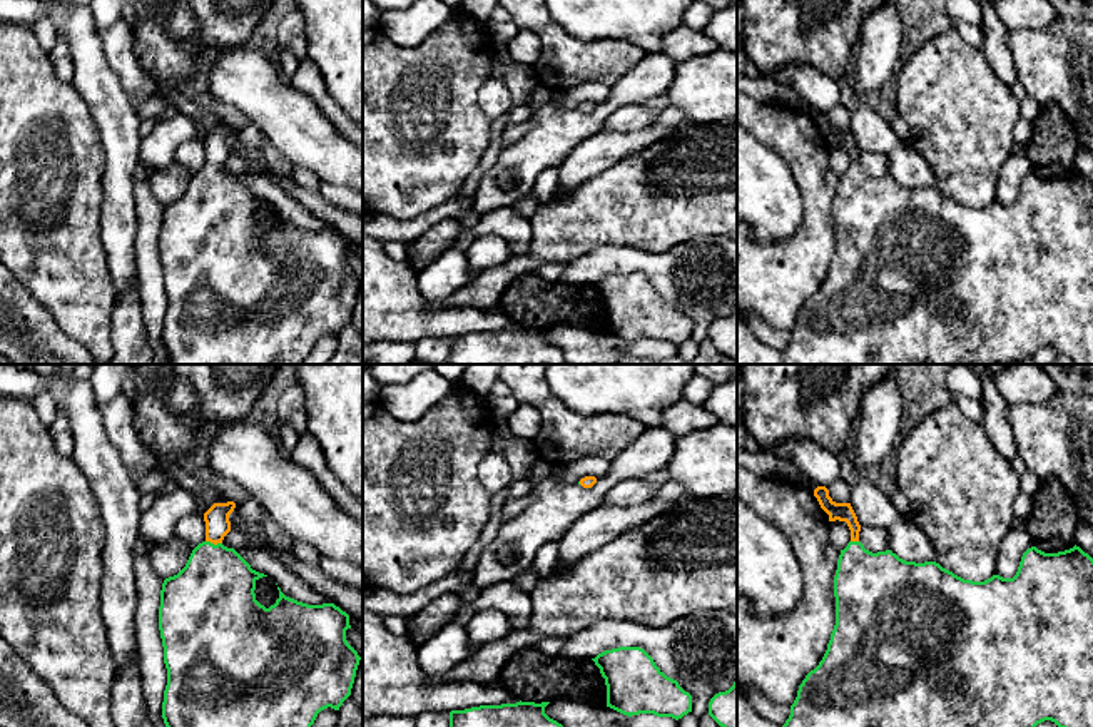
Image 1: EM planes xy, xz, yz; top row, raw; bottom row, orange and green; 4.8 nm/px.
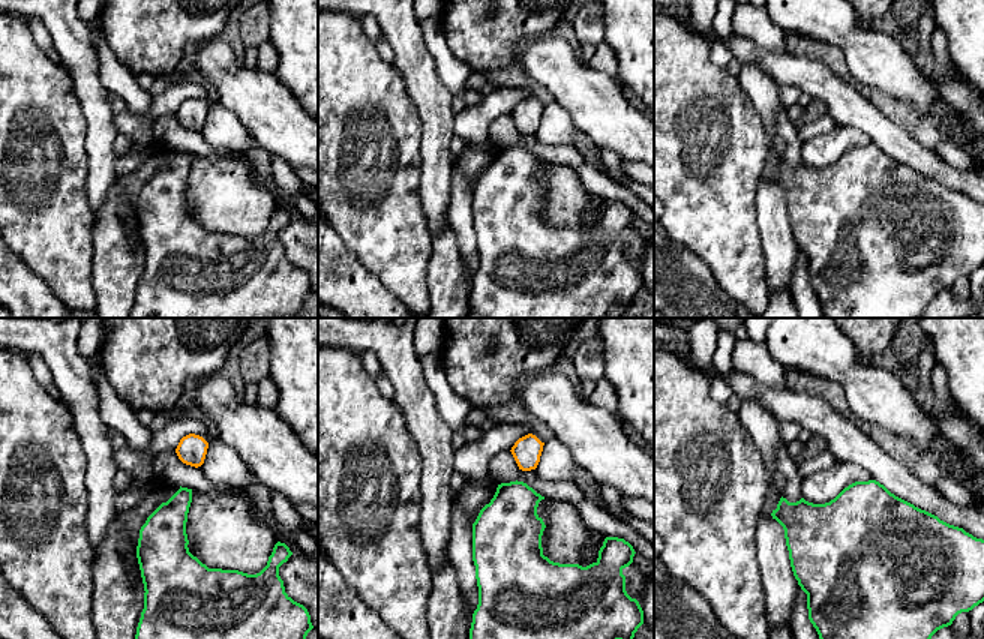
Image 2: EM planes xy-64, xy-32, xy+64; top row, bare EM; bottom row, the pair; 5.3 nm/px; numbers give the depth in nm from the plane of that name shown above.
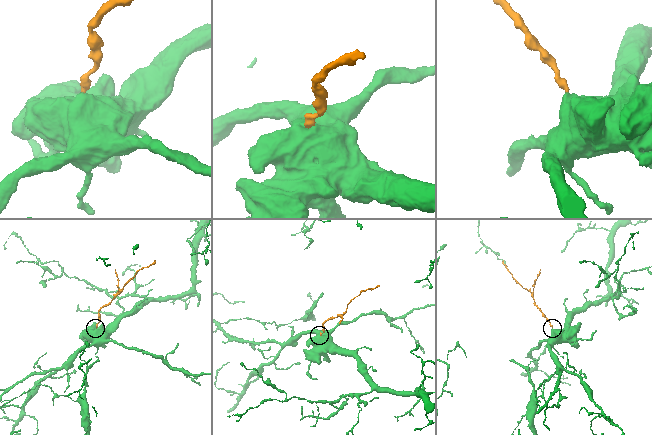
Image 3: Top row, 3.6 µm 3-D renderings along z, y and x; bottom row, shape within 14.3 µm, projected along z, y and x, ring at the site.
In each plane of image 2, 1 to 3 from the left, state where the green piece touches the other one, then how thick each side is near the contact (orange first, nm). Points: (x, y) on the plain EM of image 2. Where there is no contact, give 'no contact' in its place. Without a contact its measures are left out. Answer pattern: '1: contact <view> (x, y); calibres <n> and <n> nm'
1: no contact
2: no contact
3: no contact

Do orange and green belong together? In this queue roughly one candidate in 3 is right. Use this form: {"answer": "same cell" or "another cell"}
{"answer": "same cell"}

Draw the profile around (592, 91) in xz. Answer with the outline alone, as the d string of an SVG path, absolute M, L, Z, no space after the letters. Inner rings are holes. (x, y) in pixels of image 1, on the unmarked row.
M588 80L572 89L555 90L552 100L560 109L578 109L585 102L595 102L597 105L605 104L610 94L610 85L597 80Z

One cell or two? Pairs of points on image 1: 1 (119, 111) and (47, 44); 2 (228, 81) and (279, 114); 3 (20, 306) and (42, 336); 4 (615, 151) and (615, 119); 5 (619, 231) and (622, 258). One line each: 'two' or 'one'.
1: two
2: one
3: one
4: two
5: two

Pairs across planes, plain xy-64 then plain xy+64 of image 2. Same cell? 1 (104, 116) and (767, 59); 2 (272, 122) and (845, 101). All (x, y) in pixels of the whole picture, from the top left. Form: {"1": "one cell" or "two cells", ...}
{"1": "two cells", "2": "two cells"}

